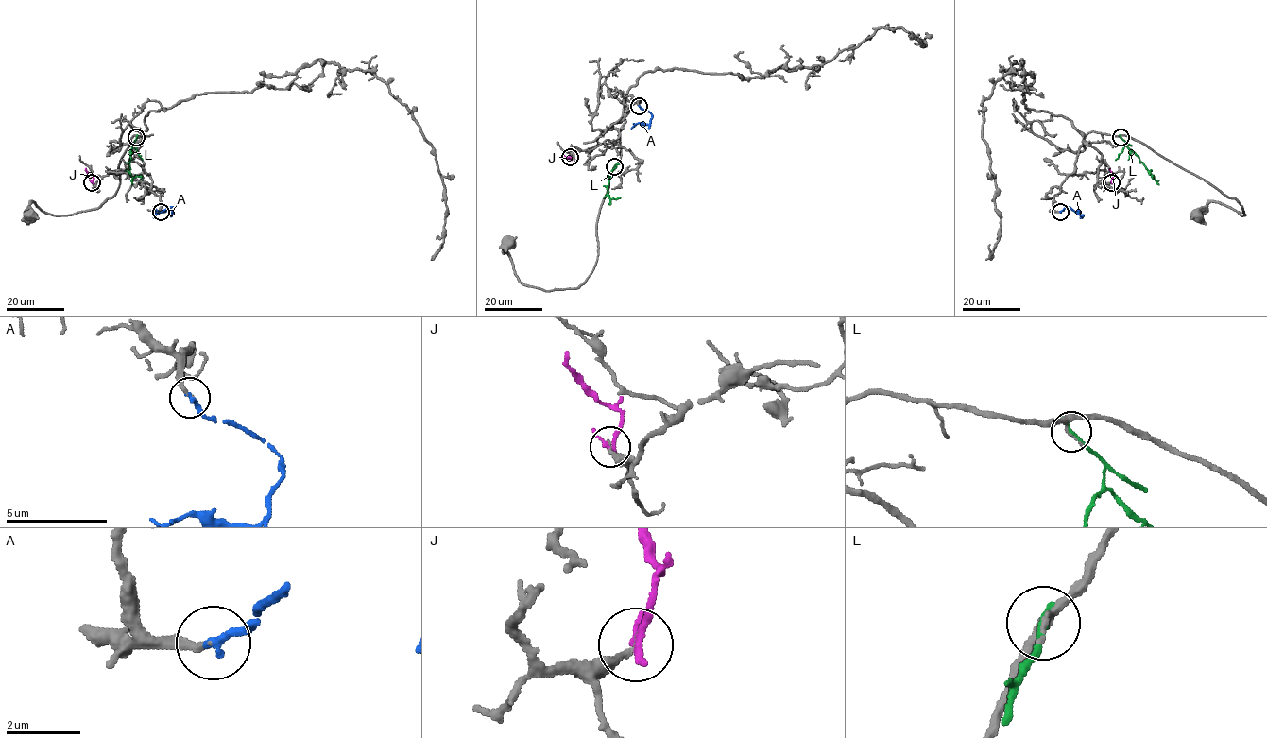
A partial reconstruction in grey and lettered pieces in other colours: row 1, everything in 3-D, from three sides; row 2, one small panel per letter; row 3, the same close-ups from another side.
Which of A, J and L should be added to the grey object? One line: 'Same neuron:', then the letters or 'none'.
Same neuron: A

